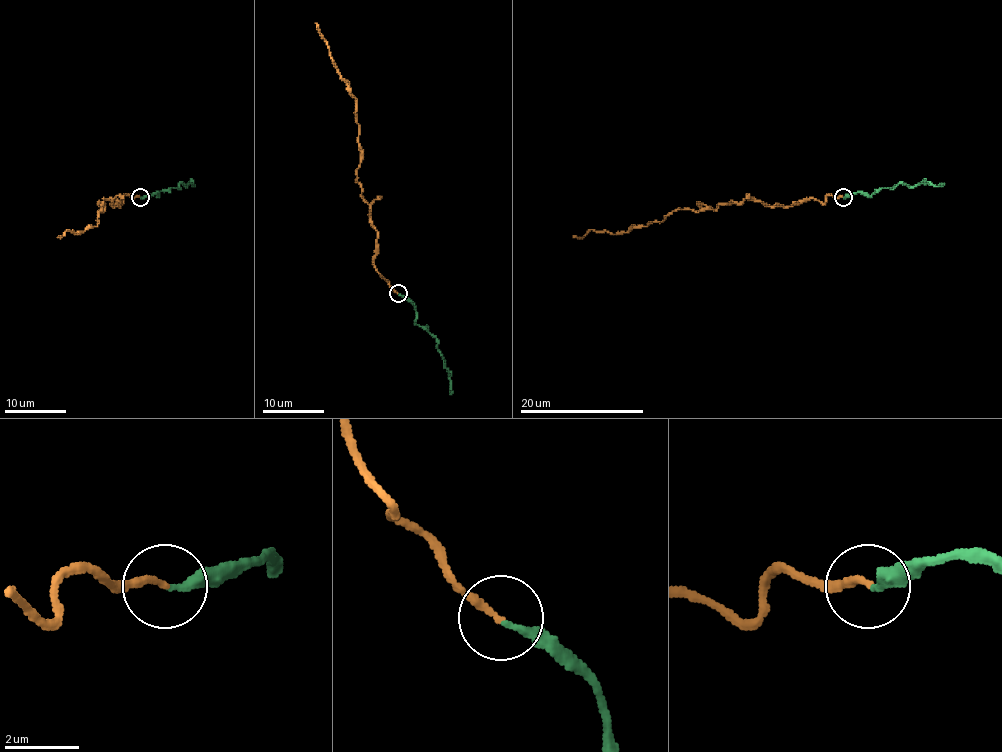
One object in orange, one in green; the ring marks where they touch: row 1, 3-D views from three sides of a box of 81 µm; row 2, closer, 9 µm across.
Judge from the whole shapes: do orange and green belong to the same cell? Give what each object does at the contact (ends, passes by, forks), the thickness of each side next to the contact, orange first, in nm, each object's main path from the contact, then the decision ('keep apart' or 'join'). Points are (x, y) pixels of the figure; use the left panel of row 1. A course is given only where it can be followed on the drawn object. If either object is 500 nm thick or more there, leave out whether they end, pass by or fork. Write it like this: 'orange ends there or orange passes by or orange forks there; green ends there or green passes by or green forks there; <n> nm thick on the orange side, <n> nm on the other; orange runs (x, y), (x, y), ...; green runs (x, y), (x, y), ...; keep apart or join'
orange ends there; green ends there; 190 nm thick on the orange side, 190 nm on the other; orange runs (141, 197), (116, 198), (119, 206), (105, 198), (97, 225), (57, 237); green runs (141, 197), (178, 188), (181, 183), (185, 186), (193, 183); join

